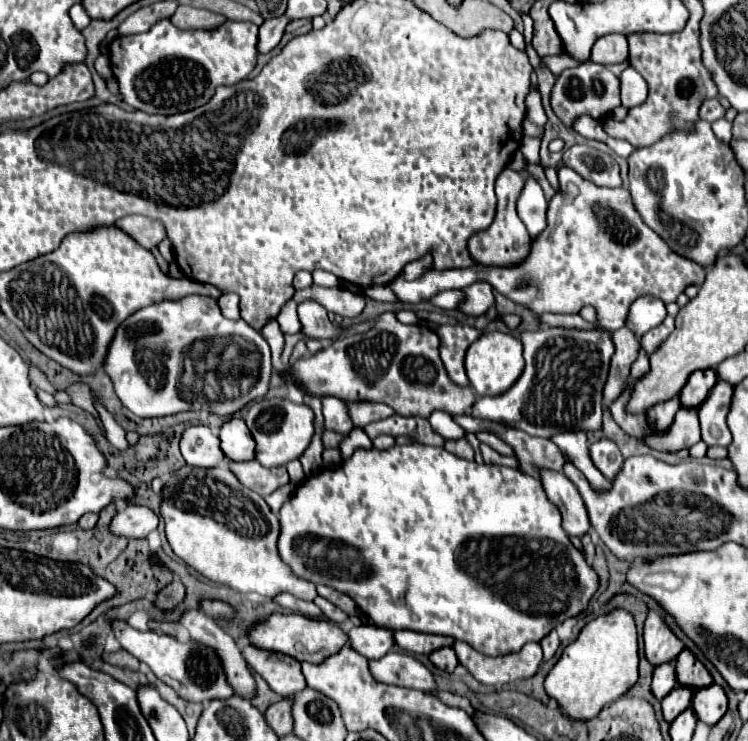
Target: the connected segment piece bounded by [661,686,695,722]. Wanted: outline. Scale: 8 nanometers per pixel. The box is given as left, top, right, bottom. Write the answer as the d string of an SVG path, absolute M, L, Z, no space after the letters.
M675 686L675 690L671 690L671 694L667 694L667 698L661 700L663 704L663 716L667 722L673 722L689 704L691 704L691 694L695 690L687 688L687 686Z

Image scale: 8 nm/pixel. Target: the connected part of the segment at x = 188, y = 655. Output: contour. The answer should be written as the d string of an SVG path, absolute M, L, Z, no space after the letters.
M113 620L111 630L119 644L133 654L139 662L145 662L159 680L173 686L175 692L189 702L209 702L209 700L225 700L233 696L231 684L223 674L223 666L219 666L219 656L207 646L199 646L199 642L179 642L169 634L157 634L155 630L135 630L125 620Z

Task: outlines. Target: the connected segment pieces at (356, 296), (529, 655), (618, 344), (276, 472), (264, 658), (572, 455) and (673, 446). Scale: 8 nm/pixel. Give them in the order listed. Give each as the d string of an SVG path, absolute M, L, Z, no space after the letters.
M309 286L302 290L296 290L293 300L300 304L306 300L321 302L321 306L329 312L335 312L345 318L355 318L361 314L365 306L365 292L349 292L347 288L321 288L321 286Z
M455 640L453 648L457 652L459 662L471 672L471 676L475 676L481 684L489 686L503 686L521 678L531 678L543 660L543 652L537 642L525 644L515 654L495 658L481 654L471 644L459 640Z
M625 326L621 330L615 330L611 334L611 338L615 342L615 354L611 358L611 370L609 370L609 378L607 378L605 392L603 392L605 402L613 402L615 398L619 398L619 394L623 392L625 382L629 378L629 368L641 350L639 340Z
M229 460L229 468L243 486L247 486L249 490L255 490L263 498L269 496L271 492L275 492L279 486L289 482L289 474L287 474L285 466L265 468L257 460L253 460L253 462L231 462Z
M247 644L243 648L245 660L265 678L265 682L281 696L291 696L303 688L307 688L307 682L301 674L299 660L273 652L263 650L253 644Z
M563 432L553 436L551 440L559 446L563 456L587 476L593 488L611 488L609 480L603 474L599 474L599 470L589 458L589 442L585 432Z
M681 408L675 416L675 422L663 436L645 438L647 446L655 450L665 450L665 452L691 448L699 440L701 440L701 430L699 430L697 408Z

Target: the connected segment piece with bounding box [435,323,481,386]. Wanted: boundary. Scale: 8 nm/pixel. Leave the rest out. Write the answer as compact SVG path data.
M457 323L441 325L435 331L440 338L440 357L449 378L459 386L469 386L464 358L467 348L481 336L481 330Z

